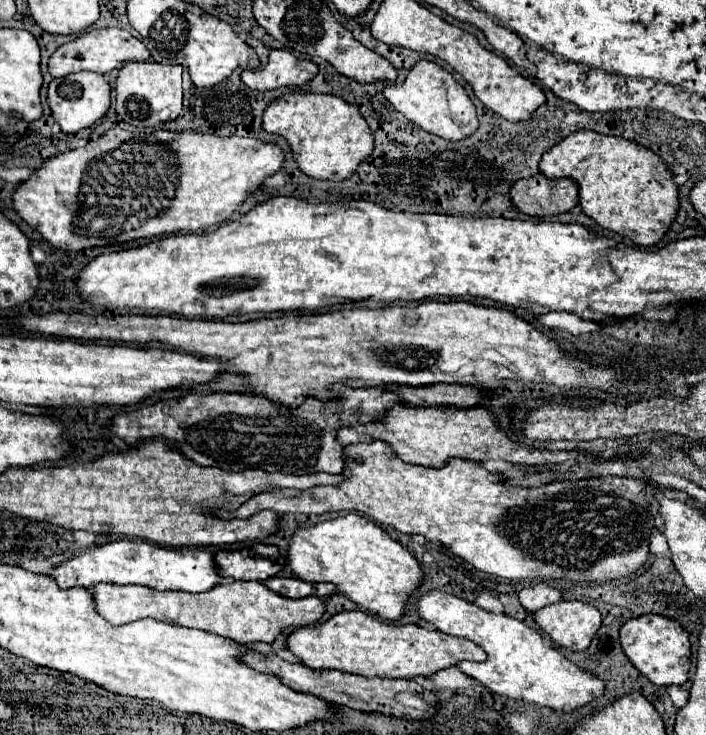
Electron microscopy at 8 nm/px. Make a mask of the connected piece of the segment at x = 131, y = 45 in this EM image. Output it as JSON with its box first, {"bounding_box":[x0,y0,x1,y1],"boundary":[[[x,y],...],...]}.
{"bounding_box":[48,28,150,78],"boundary":[[[102,28],[102,30],[90,30],[82,36],[78,36],[76,40],[60,46],[48,62],[48,70],[52,74],[52,78],[62,78],[68,76],[72,72],[82,72],[82,70],[90,70],[90,72],[98,72],[98,74],[108,74],[114,68],[120,68],[122,62],[146,62],[150,58],[148,48],[136,40],[128,30],[122,28]]]}

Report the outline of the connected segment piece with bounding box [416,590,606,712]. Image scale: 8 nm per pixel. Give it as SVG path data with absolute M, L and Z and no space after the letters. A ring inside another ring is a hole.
M432 590L426 596L422 596L416 602L416 606L420 616L426 622L434 624L440 632L468 638L484 648L488 660L484 664L472 662L472 666L464 672L470 672L470 678L482 682L496 694L536 706L546 706L558 712L574 712L576 708L582 708L604 694L604 680L580 670L576 664L566 660L556 648L546 644L540 632L516 618L486 612L476 604L470 604L462 598L438 590Z

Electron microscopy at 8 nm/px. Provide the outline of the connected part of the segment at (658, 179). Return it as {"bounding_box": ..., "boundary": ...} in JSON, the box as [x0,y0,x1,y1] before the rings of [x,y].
{"bounding_box":[540,130,678,248],"boundary":[[[576,130],[552,146],[540,160],[540,172],[550,178],[572,178],[578,184],[578,204],[598,226],[650,248],[662,240],[678,212],[678,186],[660,158],[636,142]]]}

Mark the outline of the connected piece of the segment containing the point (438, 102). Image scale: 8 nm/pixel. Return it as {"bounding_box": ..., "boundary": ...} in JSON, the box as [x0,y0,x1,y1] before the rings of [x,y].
{"bounding_box":[384,60,478,142],"boundary":[[[428,60],[416,62],[412,72],[406,76],[404,84],[386,84],[384,96],[410,122],[444,140],[452,140],[452,142],[464,140],[470,134],[474,134],[478,128],[476,108],[468,98],[466,90],[454,80],[450,72],[446,72],[442,66],[434,62]]]}

